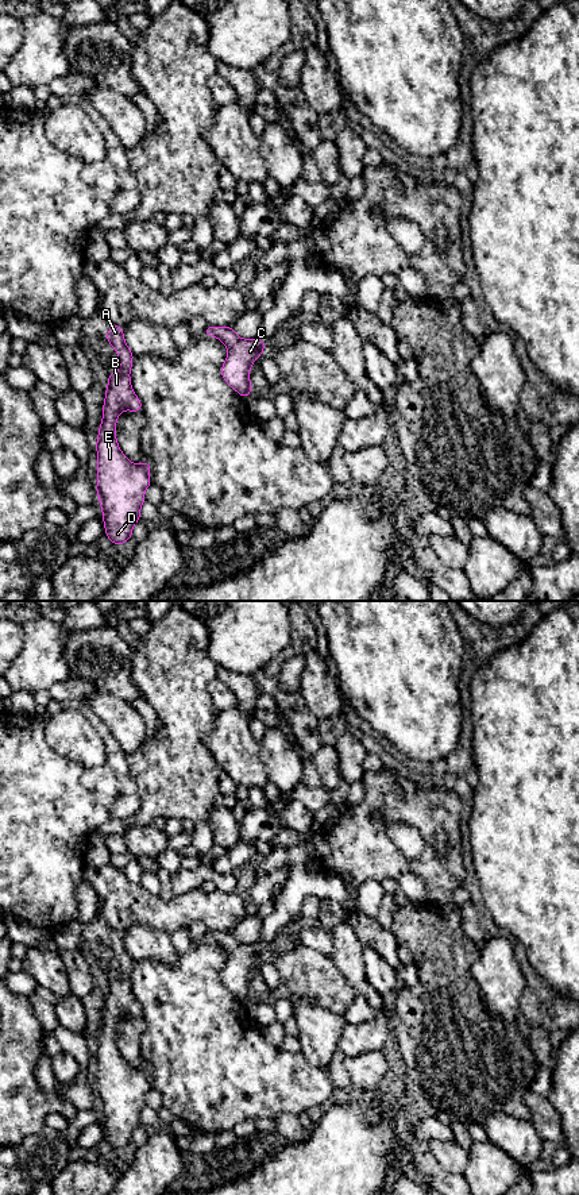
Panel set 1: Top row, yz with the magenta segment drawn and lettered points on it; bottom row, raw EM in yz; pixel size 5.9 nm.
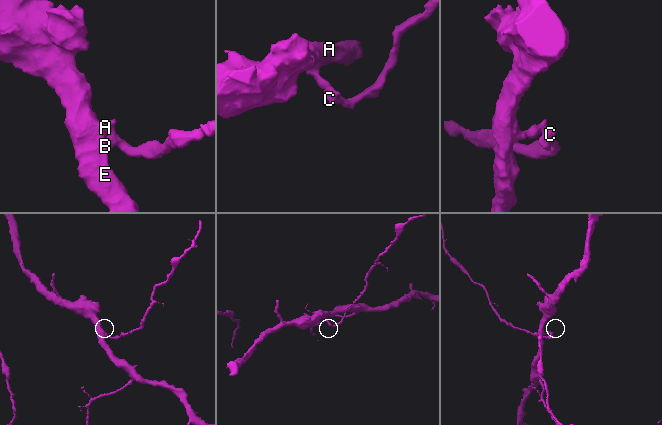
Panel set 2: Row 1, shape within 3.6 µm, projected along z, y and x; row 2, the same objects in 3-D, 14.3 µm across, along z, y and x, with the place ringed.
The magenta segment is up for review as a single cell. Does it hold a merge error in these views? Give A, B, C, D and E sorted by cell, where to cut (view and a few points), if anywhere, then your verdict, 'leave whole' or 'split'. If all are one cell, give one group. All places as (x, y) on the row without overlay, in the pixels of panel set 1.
groups A B C D E; cut none; leave whole

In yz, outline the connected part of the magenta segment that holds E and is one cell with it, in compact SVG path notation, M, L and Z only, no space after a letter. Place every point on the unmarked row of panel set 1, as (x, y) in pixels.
M111 930L105 938L120 965L120 975L108 979L108 992L99 1033L97 1102L103 1114L104 1138L121 1150L132 1141L134 1130L140 1125L140 1111L146 1106L144 1095L153 1088L150 1067L134 1069L120 1055L116 1045L116 1026L123 1015L140 1017L142 1006L132 995L130 976L134 957L127 952L121 930Z

